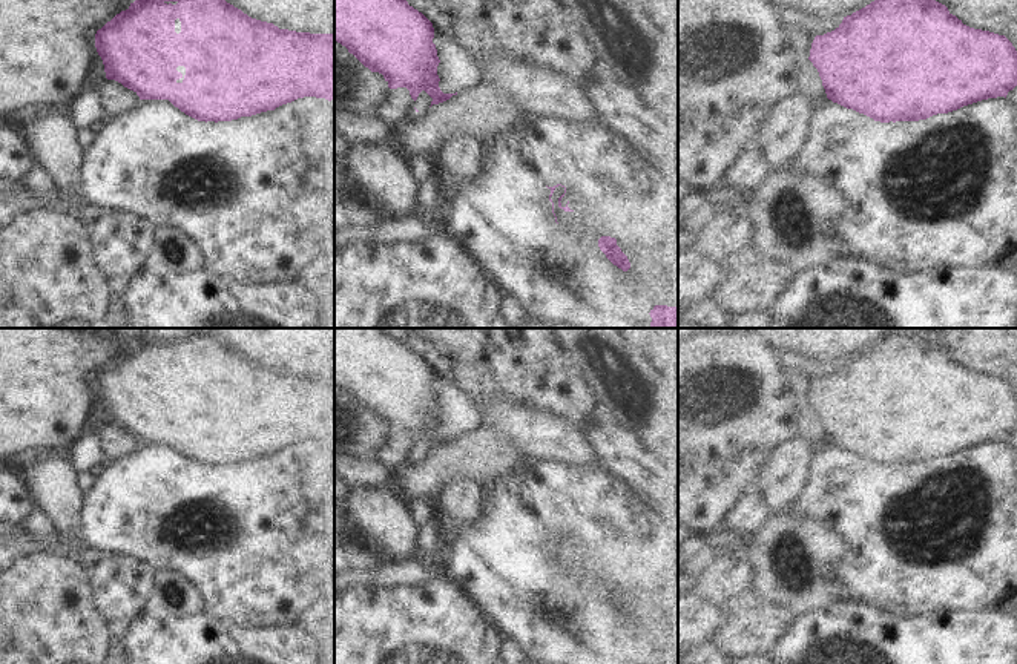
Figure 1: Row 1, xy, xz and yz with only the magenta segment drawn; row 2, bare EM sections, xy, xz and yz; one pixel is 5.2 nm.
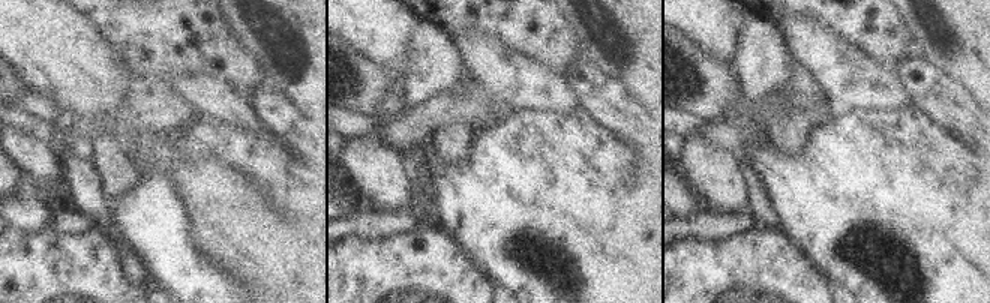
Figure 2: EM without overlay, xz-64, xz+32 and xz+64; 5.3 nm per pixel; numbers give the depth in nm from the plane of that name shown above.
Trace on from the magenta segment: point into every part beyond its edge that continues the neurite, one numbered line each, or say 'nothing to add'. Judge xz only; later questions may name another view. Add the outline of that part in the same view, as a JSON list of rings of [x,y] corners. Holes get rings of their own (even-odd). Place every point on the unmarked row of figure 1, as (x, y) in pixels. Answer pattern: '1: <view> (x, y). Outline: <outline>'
nothing to add

